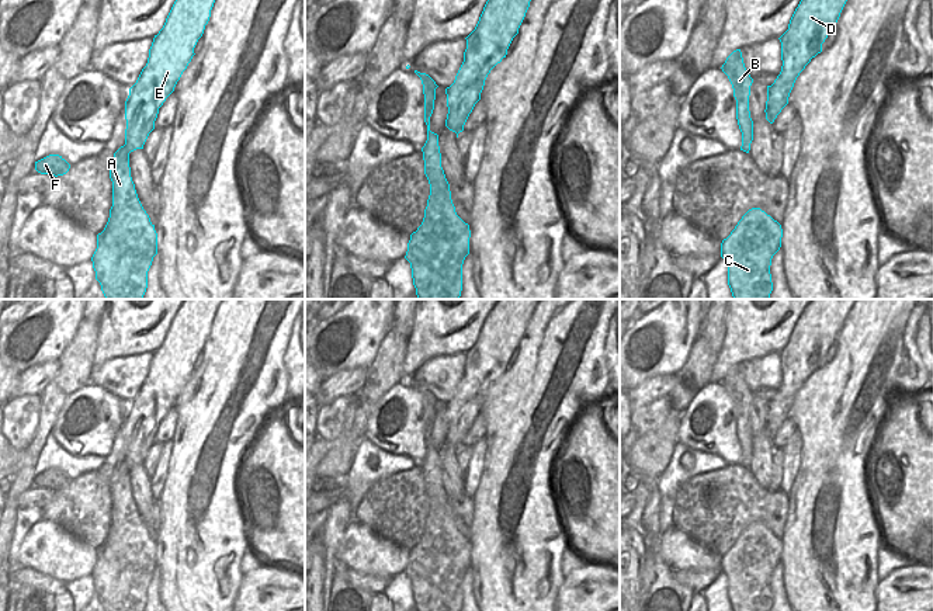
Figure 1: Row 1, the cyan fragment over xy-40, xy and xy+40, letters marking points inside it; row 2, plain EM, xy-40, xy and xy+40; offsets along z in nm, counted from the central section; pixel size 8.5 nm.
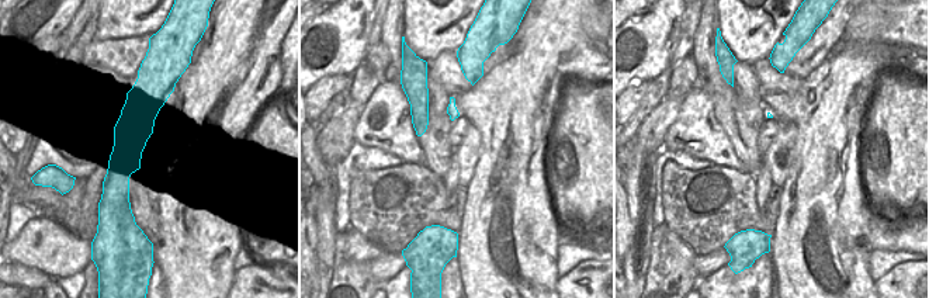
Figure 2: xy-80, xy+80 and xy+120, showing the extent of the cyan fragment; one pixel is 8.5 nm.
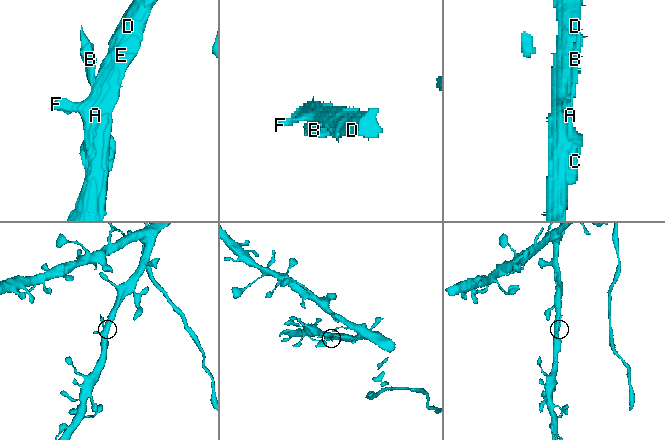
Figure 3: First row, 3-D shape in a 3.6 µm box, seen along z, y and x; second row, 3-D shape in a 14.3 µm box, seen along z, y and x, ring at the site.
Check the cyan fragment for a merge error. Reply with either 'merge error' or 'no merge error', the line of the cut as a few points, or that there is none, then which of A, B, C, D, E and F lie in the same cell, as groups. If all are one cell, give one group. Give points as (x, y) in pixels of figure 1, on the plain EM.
no merge error; cut none; groups A B C D E F

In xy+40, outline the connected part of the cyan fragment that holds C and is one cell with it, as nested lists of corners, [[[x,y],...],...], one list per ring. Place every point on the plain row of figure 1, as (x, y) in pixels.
[[[760,523],[749,524],[721,558],[732,611],[770,611],[770,580],[781,562],[781,539]]]

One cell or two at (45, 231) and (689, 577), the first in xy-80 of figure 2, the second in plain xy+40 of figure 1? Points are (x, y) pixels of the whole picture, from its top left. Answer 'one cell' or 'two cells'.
two cells

